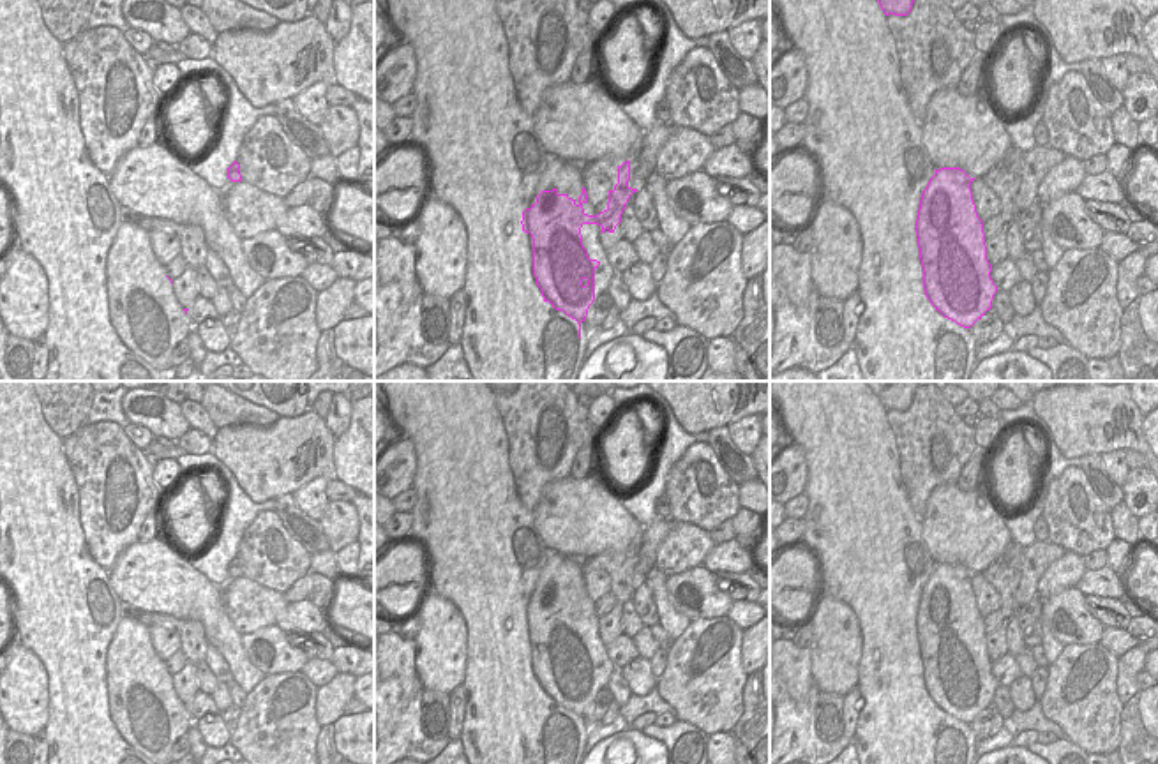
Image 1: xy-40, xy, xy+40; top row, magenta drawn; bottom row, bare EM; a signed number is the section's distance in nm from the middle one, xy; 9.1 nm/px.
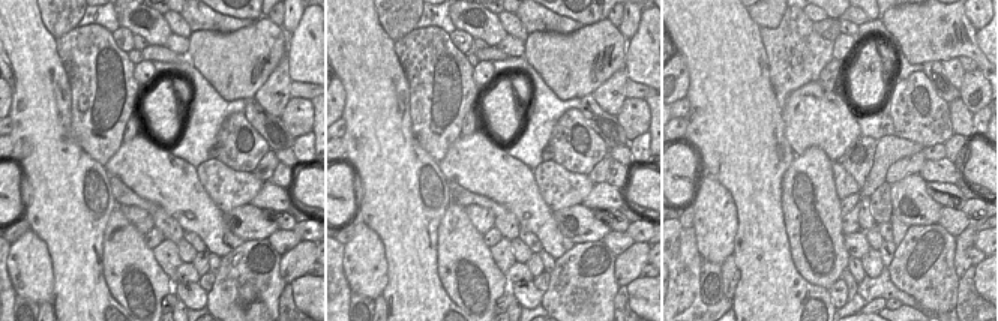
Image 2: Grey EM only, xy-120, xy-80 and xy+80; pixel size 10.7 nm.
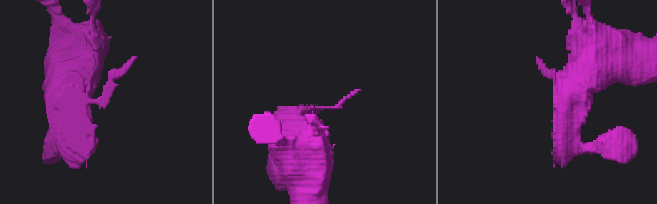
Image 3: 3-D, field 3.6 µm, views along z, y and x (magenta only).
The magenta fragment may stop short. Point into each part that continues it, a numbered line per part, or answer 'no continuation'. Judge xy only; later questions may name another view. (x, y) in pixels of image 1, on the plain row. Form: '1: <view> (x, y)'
1: xy (525, 699)

